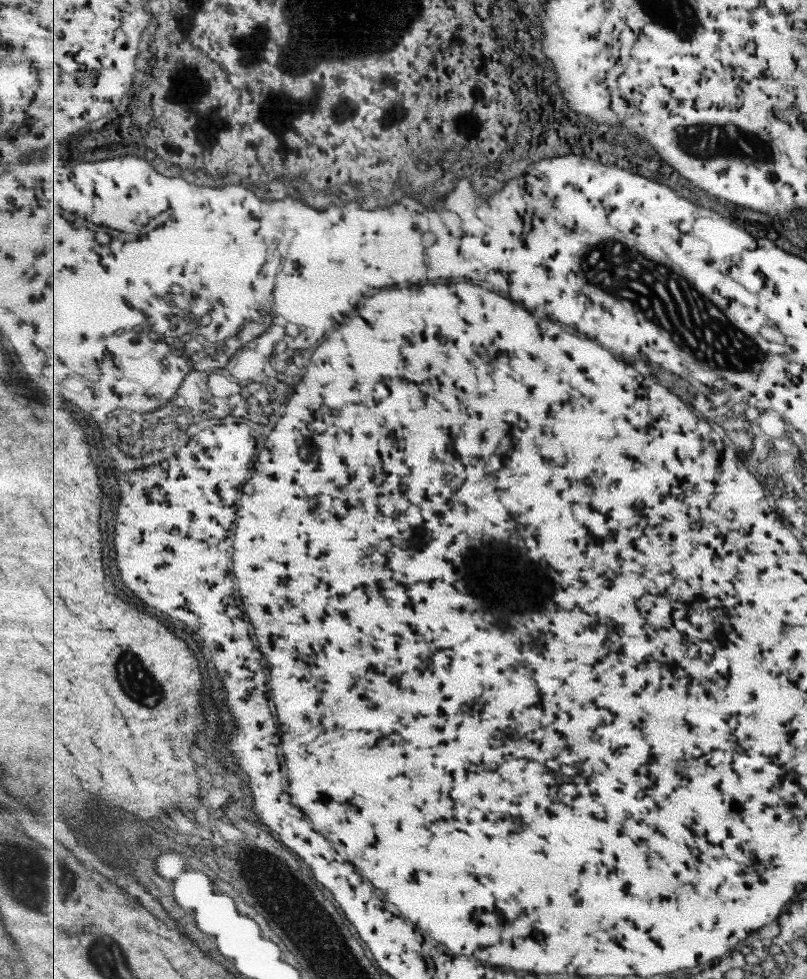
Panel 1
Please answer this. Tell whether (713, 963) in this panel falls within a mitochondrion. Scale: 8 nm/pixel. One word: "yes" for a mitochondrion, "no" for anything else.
no

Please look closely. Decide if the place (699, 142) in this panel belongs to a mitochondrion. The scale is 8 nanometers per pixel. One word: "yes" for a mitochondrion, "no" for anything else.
yes

